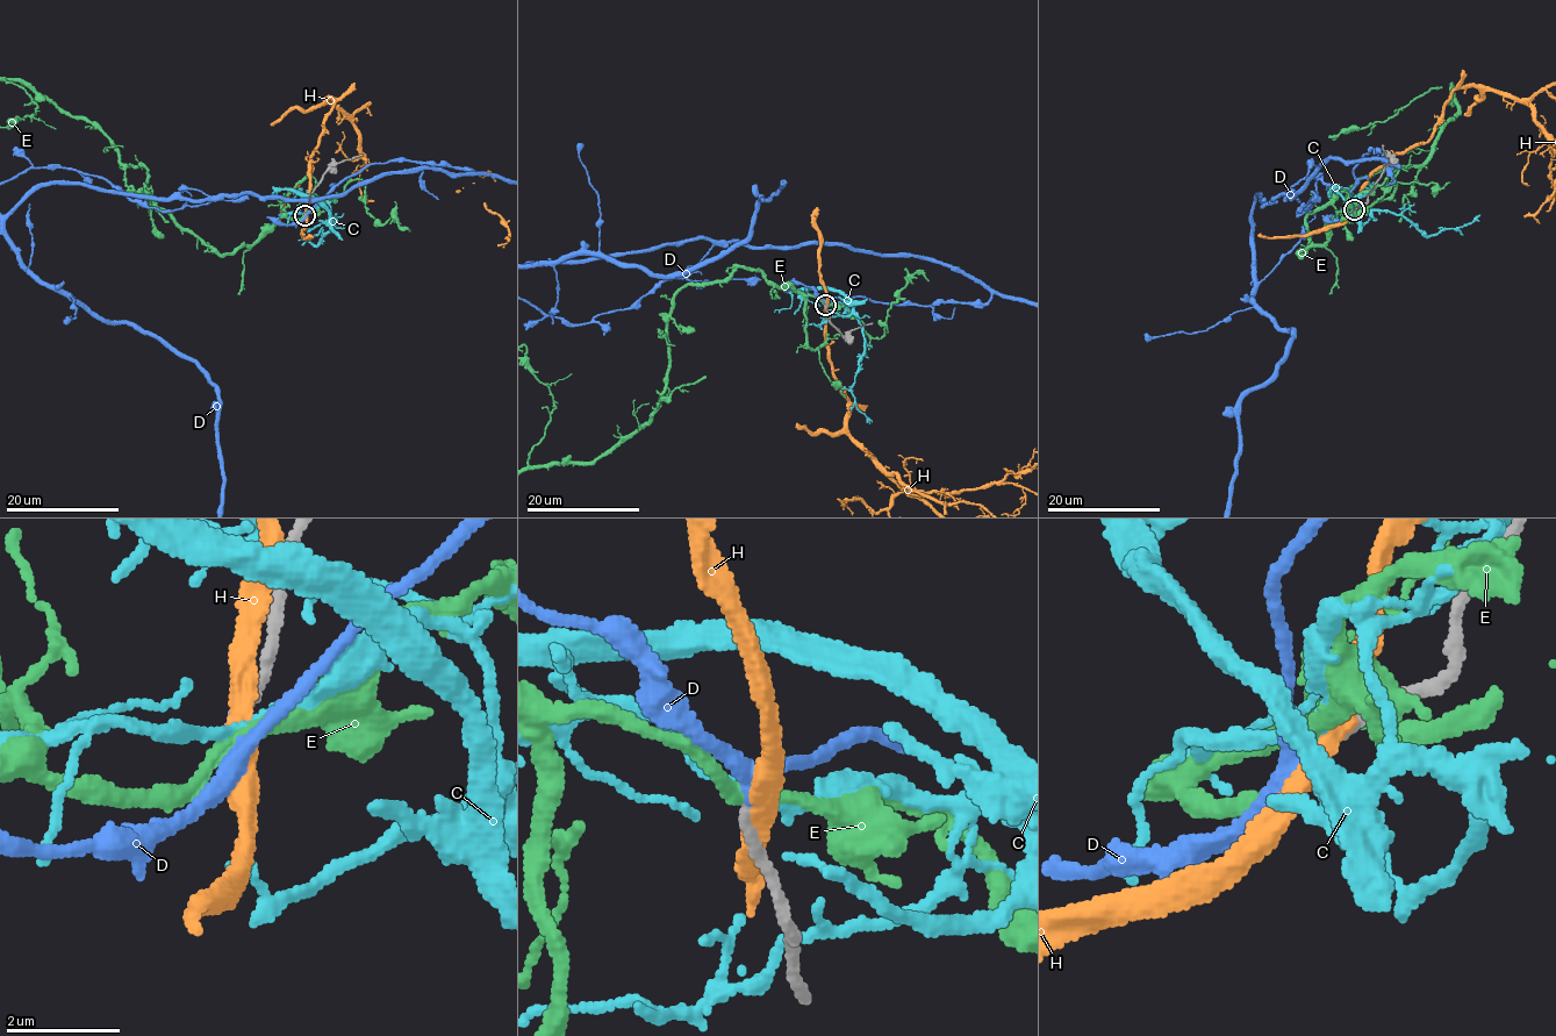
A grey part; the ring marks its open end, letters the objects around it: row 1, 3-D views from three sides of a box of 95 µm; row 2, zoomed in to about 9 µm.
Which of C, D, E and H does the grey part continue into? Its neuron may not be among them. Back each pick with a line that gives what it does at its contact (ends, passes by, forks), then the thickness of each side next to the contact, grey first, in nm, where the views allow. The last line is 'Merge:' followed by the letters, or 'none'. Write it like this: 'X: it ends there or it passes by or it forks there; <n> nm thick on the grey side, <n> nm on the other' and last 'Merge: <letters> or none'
D: it passes by; 190 nm thick on the grey side, 320 nm on the other
Merge: D

